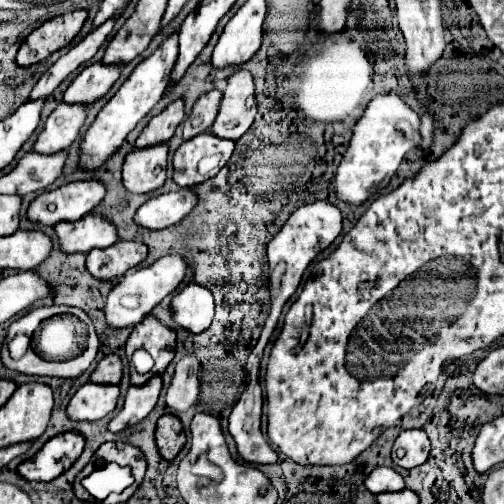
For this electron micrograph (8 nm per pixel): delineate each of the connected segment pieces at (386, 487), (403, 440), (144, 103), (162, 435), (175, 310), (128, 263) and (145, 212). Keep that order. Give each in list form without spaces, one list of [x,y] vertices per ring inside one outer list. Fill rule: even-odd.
[[[374,468],[372,474],[366,478],[366,488],[372,494],[382,494],[382,492],[398,492],[404,488],[404,478],[394,470],[394,468]]]
[[[404,430],[394,442],[392,460],[400,468],[416,468],[428,460],[430,440],[424,430]],[[398,450],[402,450],[402,458],[398,458]]]
[[[172,34],[164,40],[164,44],[142,64],[136,66],[132,76],[122,84],[122,88],[116,92],[116,96],[100,110],[88,132],[84,134],[80,142],[80,168],[84,170],[98,170],[126,140],[126,136],[136,128],[136,124],[156,106],[156,102],[162,98],[168,76],[172,74],[172,64],[178,56],[178,34]]]
[[[164,414],[156,426],[156,444],[164,460],[174,460],[186,442],[180,418],[174,414]]]
[[[188,284],[172,298],[172,320],[192,334],[204,332],[214,320],[214,298],[208,288]]]
[[[116,242],[104,250],[92,250],[86,256],[86,268],[98,280],[116,280],[144,262],[146,252],[146,246],[140,242]]]
[[[178,190],[168,192],[156,198],[150,198],[136,214],[134,222],[140,228],[148,230],[164,230],[168,226],[178,224],[184,216],[190,214],[190,210],[196,206],[196,194],[194,190]]]

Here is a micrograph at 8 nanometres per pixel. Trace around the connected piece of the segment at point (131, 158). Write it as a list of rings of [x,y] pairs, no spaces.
[[[168,146],[144,148],[144,152],[132,150],[126,156],[122,170],[122,184],[128,192],[150,194],[166,182],[166,156]]]

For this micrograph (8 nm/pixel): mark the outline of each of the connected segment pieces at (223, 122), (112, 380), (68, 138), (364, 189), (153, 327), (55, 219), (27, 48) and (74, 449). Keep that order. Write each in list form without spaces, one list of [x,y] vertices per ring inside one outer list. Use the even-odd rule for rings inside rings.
[[[242,70],[228,78],[220,112],[210,130],[214,136],[236,142],[252,126],[254,116],[256,116],[256,98],[254,98],[252,74],[248,70]],[[228,122],[236,126],[228,126]]]
[[[110,354],[100,360],[96,370],[90,376],[90,382],[94,384],[120,384],[122,378],[122,362],[116,354]]]
[[[60,104],[46,120],[44,130],[40,132],[38,140],[32,146],[32,152],[38,154],[56,154],[64,148],[68,148],[80,134],[80,126],[84,124],[88,108],[82,104],[68,106]]]
[[[378,94],[366,108],[364,116],[358,120],[352,140],[348,146],[348,152],[344,160],[338,166],[336,174],[336,186],[334,192],[338,200],[360,206],[364,204],[372,194],[386,188],[396,174],[404,154],[410,148],[416,148],[420,142],[420,120],[418,114],[398,96],[398,94]]]
[[[146,316],[140,324],[134,326],[128,342],[126,342],[126,356],[132,358],[132,354],[144,348],[156,362],[152,374],[130,374],[130,382],[132,386],[144,386],[152,376],[156,374],[164,374],[164,370],[168,368],[168,364],[174,358],[174,348],[176,348],[176,334],[166,328],[160,320],[156,320],[154,316]]]
[[[72,182],[56,188],[54,192],[40,194],[28,208],[28,220],[56,226],[60,222],[76,222],[92,212],[104,198],[106,188],[102,182]]]
[[[74,10],[70,14],[46,20],[22,42],[16,54],[16,64],[24,68],[38,64],[44,58],[48,58],[52,52],[68,46],[80,32],[86,16],[88,16],[86,10]]]
[[[66,432],[60,436],[54,436],[48,440],[42,450],[34,456],[34,462],[26,462],[22,466],[22,476],[40,480],[40,482],[50,482],[58,478],[62,472],[66,472],[76,458],[84,450],[84,438],[76,432]]]

